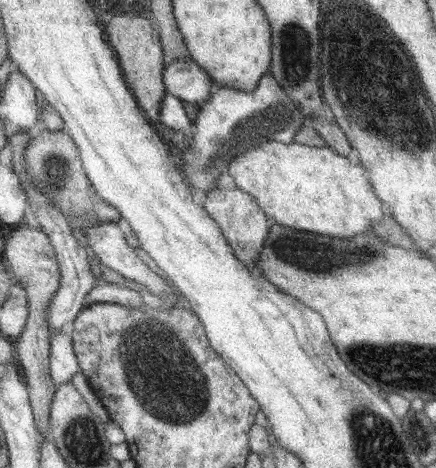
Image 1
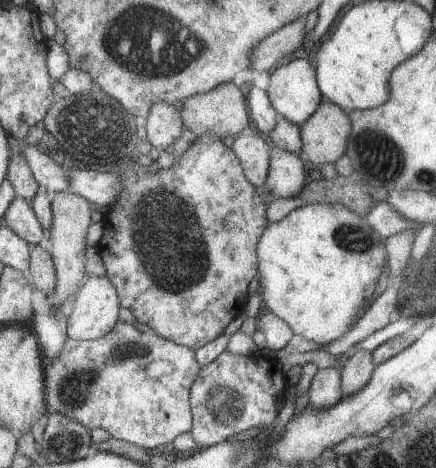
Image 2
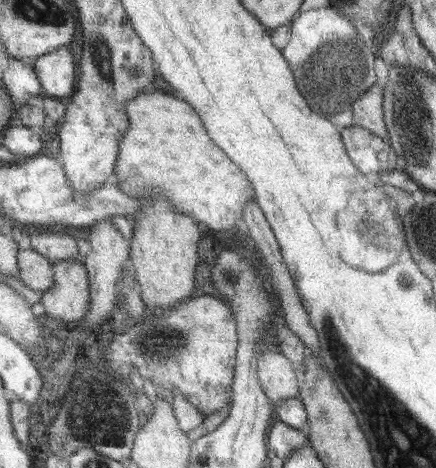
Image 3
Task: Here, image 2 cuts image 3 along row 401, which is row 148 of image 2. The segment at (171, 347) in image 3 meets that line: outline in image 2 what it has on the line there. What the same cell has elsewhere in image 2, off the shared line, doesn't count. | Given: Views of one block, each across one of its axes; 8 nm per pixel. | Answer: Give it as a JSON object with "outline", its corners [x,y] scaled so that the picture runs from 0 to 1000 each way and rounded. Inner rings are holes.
{"outline":[[[479,282],[470,291],[456,291],[456,299],[420,329],[401,338],[401,350],[383,363],[383,359],[365,359],[360,346],[346,346],[346,355],[323,355],[305,333],[291,342],[291,350],[282,355],[282,363],[273,368],[282,380],[282,410],[273,415],[268,432],[255,440],[250,457],[236,462],[236,509],[222,521],[222,538],[245,573],[245,594],[259,598],[259,611],[268,611],[268,624],[278,628],[278,650],[282,658],[296,658],[310,675],[310,684],[319,692],[337,692],[351,709],[360,709],[365,718],[397,726],[415,739],[456,748],[484,731],[493,731],[498,722],[511,718],[511,705],[548,675],[567,662],[571,650],[571,603],[580,603],[585,594],[594,594],[599,585],[599,564],[594,564],[594,517],[599,504],[608,500],[608,491],[617,487],[617,436],[603,432],[599,423],[589,423],[589,397],[567,380],[562,372],[562,355],[553,350],[553,338],[544,333],[544,325],[534,316],[521,316],[511,308],[511,295],[498,282]]]}

